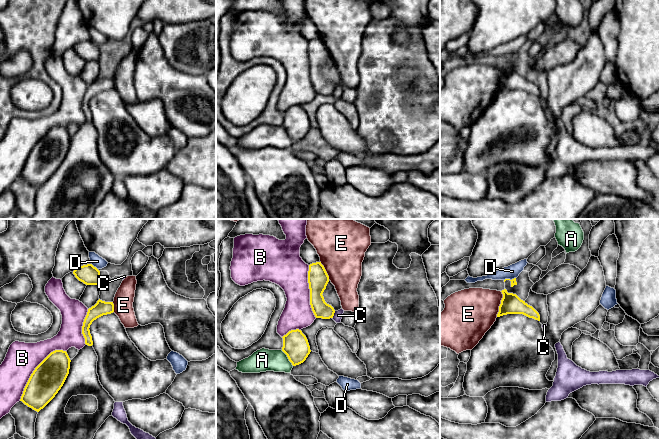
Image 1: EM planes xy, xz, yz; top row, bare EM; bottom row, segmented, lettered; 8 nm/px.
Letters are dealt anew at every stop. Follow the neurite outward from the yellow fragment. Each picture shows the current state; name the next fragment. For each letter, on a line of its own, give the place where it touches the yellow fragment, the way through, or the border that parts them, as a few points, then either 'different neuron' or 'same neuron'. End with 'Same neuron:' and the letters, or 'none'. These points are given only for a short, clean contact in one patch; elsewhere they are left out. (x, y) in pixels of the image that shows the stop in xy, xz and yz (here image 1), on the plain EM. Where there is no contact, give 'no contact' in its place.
A: contact xz (287, 132); different neuron
B: contact xy (35, 145); different neuron
C: contact xz (333, 91); border xz (335, 87), (332, 94); different neuron
D: contact xy (93, 42); border xy (91, 39), (97, 45); different neuron
E: contact yz (500, 80); different neuron
Same neuron: none

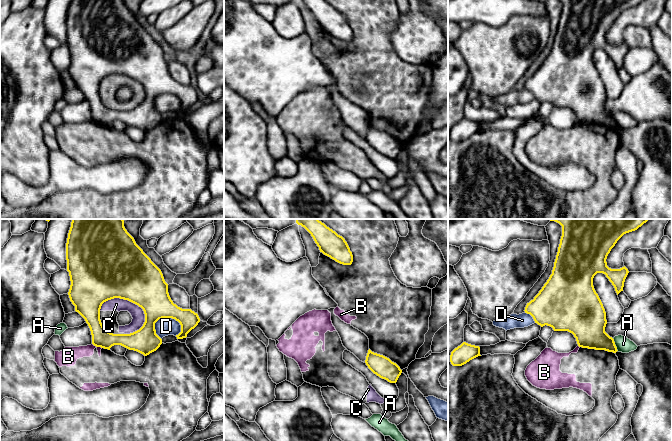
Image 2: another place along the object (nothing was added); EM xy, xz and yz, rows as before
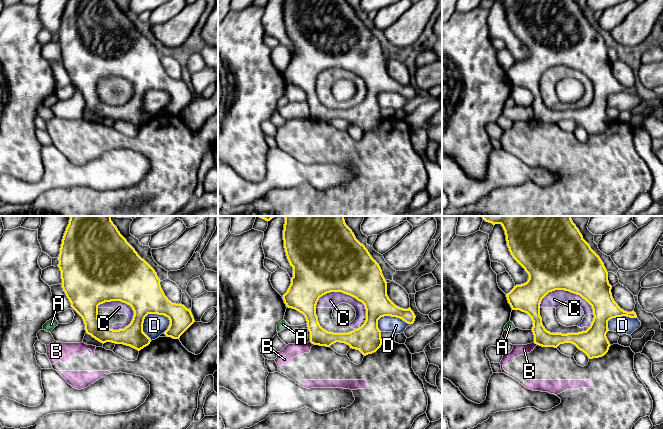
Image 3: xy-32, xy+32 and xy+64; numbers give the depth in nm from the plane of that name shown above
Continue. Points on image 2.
A: contact yz (614, 120); border yz (612, 114), (618, 126); different neuron
B: contact xy (97, 122); border xy (92, 119), (101, 124); different neuron
C: contact xy (126, 75); different neuron
D: contact xy (171, 93); different neuron
Same neuron: none

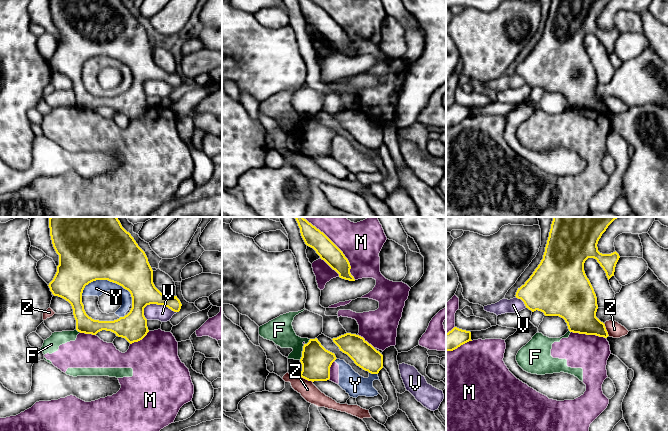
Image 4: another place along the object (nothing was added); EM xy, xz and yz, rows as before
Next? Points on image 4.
F: contact xz (303, 125); border xz (310, 115), (303, 122), (302, 132), (299, 135); different neuron
M: contact xz (340, 26); different neuron
V: contact xy (160, 80); different neuron
Y: contact xy (109, 56); different neuron
Z: contact xz (306, 155); border xz (299, 151), (312, 158); different neuron
Same neuron: none

